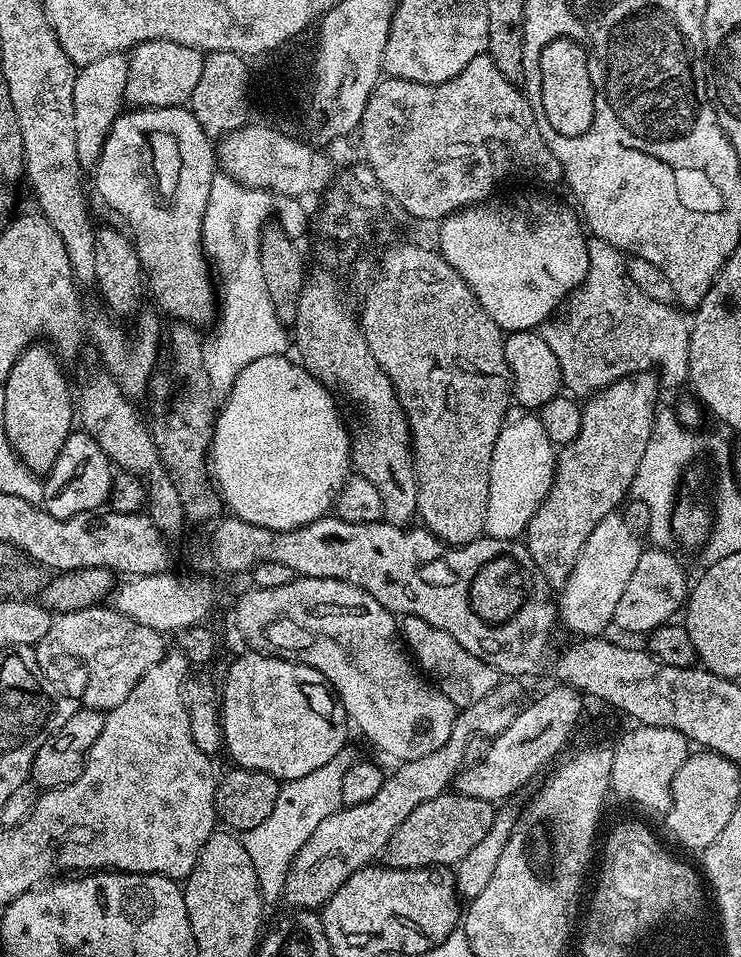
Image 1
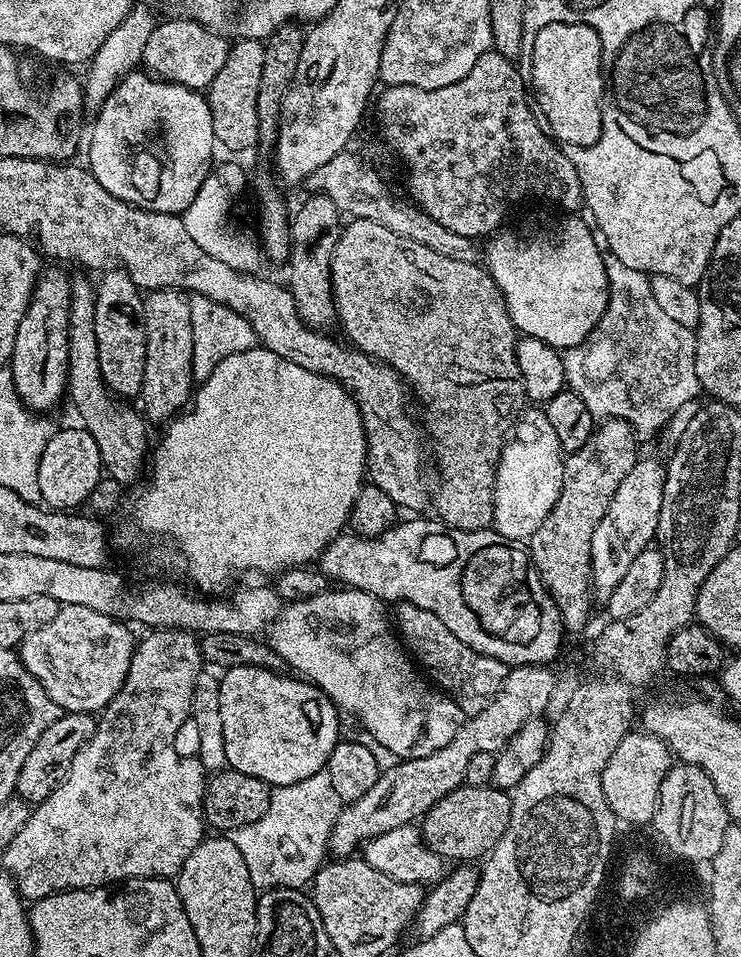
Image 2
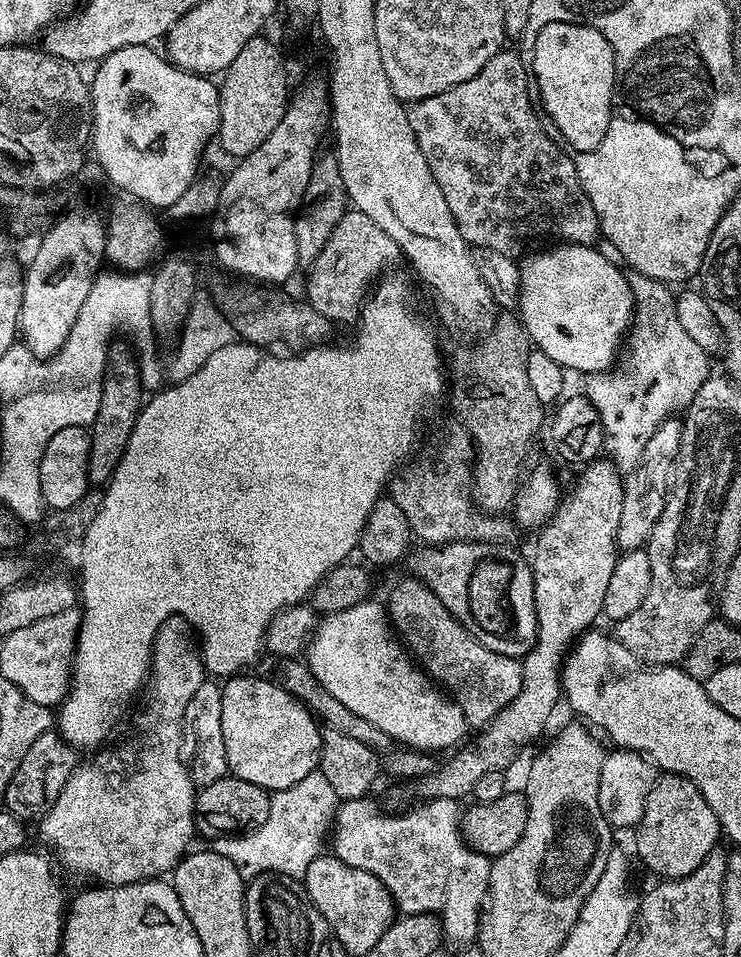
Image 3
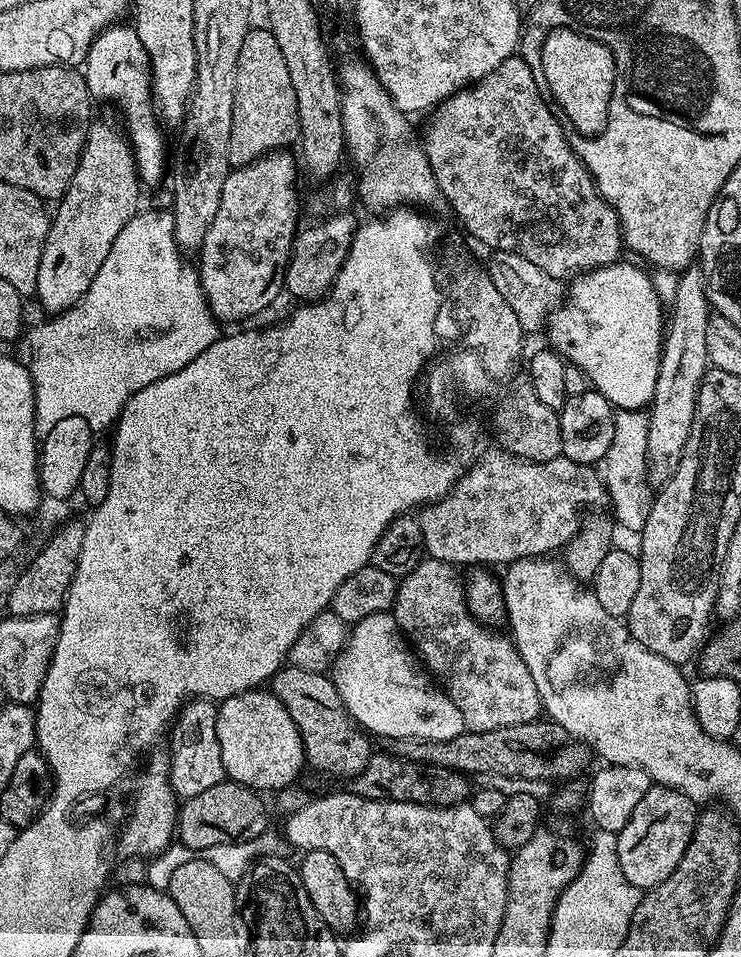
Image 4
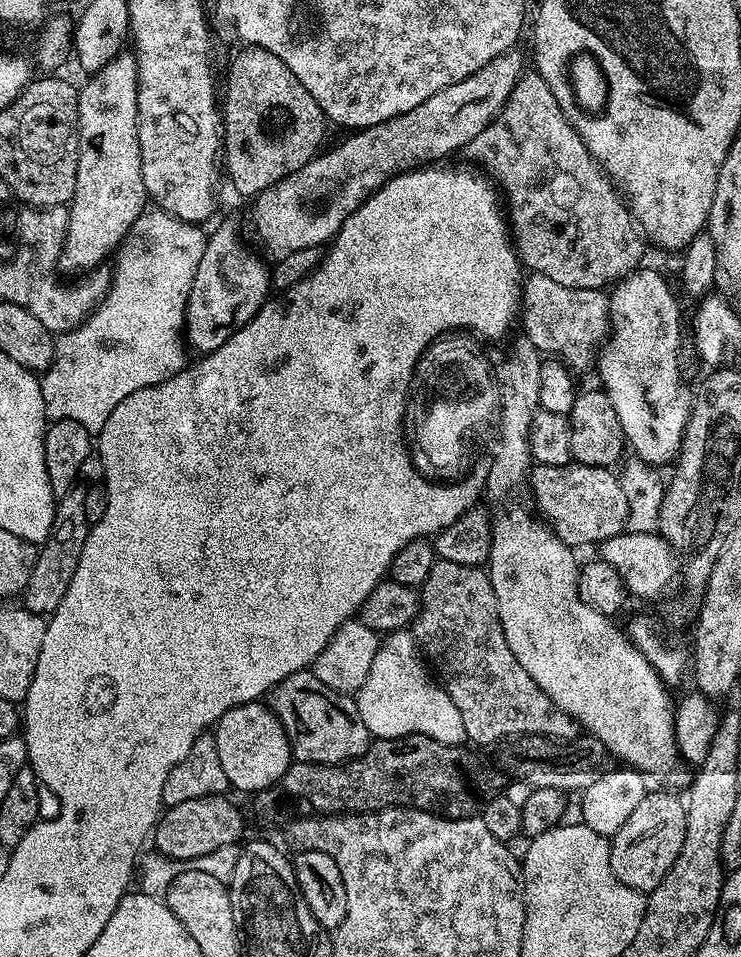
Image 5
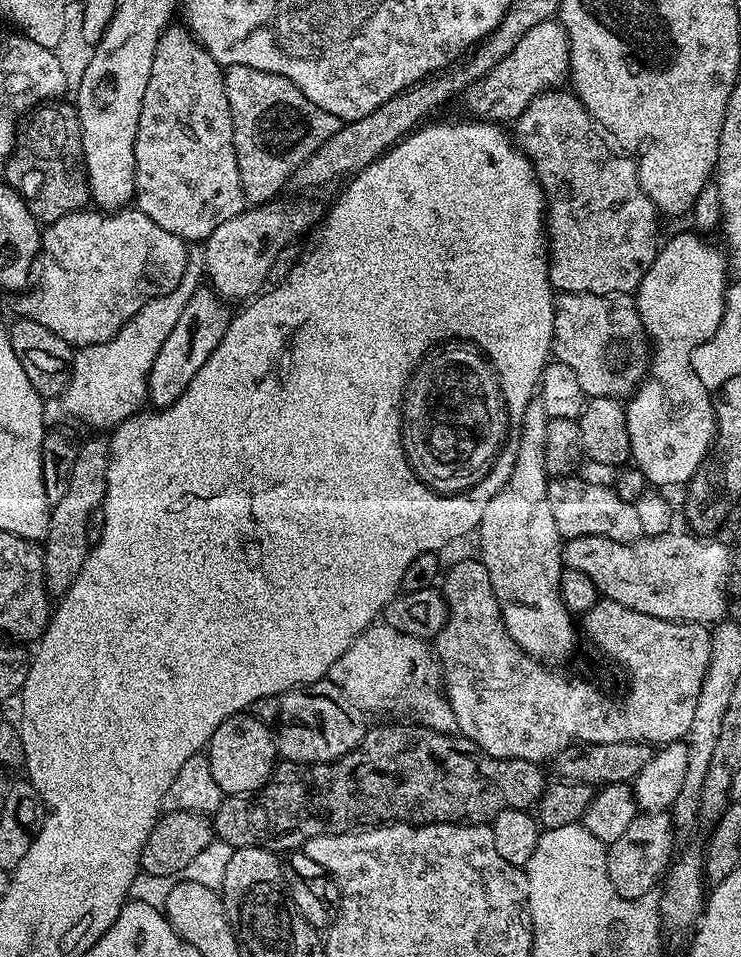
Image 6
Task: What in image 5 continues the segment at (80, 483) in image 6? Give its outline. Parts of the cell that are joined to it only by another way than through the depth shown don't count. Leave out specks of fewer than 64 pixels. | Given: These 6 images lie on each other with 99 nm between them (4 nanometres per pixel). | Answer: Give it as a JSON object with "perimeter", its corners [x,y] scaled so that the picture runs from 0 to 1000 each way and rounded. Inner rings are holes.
{"perimeter":[[[99,508],[88,518],[80,519],[76,525],[76,536],[70,546],[70,556],[65,564],[53,574],[49,590],[40,600],[40,608],[30,620],[31,634],[53,644],[63,645],[84,629],[84,621],[94,612],[94,604],[100,604],[100,596],[105,596],[105,583],[111,583],[111,571],[116,571],[119,548],[112,528],[115,511]]]}

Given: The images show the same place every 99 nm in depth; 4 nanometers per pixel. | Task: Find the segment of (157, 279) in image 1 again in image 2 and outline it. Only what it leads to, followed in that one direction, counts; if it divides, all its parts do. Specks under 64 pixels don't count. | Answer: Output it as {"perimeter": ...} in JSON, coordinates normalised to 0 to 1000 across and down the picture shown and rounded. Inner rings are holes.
{"perimeter":[[[185,73],[162,83],[162,89],[151,95],[148,102],[143,102],[128,121],[124,143],[116,146],[116,171],[124,184],[132,186],[154,207],[171,213],[236,226],[252,219],[287,175],[286,158],[294,155],[277,97]]]}

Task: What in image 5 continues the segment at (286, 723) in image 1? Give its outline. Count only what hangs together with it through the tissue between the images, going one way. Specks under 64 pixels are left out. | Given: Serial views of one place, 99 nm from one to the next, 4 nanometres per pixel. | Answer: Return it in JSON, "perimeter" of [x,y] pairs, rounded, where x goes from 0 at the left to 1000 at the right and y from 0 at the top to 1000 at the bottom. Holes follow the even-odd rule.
{"perimeter":[[[341,734],[305,742],[289,758],[289,768],[300,806],[309,820],[324,828],[344,830],[367,823],[397,797],[386,763],[360,735]]]}

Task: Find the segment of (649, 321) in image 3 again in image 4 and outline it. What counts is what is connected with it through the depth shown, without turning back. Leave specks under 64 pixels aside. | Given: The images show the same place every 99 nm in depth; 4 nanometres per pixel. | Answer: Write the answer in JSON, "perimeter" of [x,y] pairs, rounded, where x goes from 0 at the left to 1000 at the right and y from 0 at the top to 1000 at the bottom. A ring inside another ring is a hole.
{"perimeter":[[[868,429],[831,431],[829,462],[810,480],[807,492],[810,502],[821,513],[823,528],[826,527],[825,538],[830,546],[835,551],[838,548],[853,558],[865,556],[872,550],[872,541],[883,521],[883,510],[874,501],[874,437]]]}

